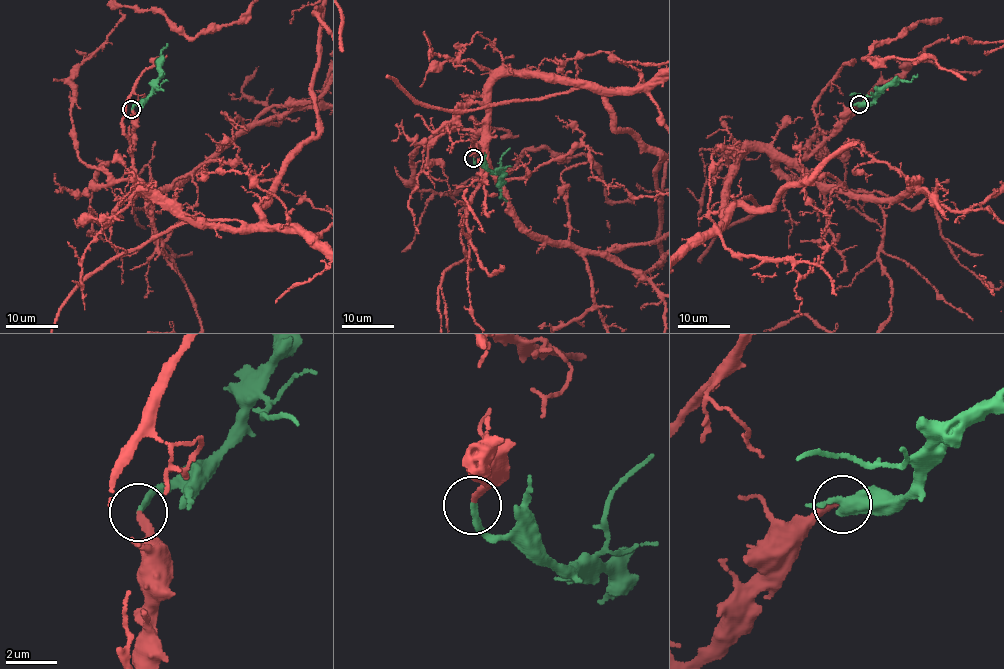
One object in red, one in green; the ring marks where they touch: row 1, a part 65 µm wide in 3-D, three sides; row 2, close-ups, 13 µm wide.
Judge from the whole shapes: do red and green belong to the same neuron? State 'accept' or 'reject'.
accept

